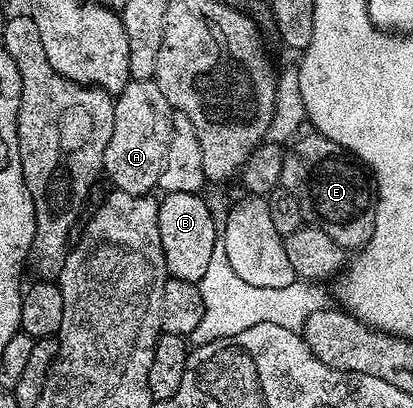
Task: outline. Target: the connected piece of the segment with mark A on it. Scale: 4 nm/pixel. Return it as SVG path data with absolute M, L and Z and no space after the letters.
M129 80L127 87L117 94L114 130L106 145L104 173L112 177L113 186L119 192L141 197L159 186L166 151L170 151L173 116L172 105L166 95L158 91L155 80Z

